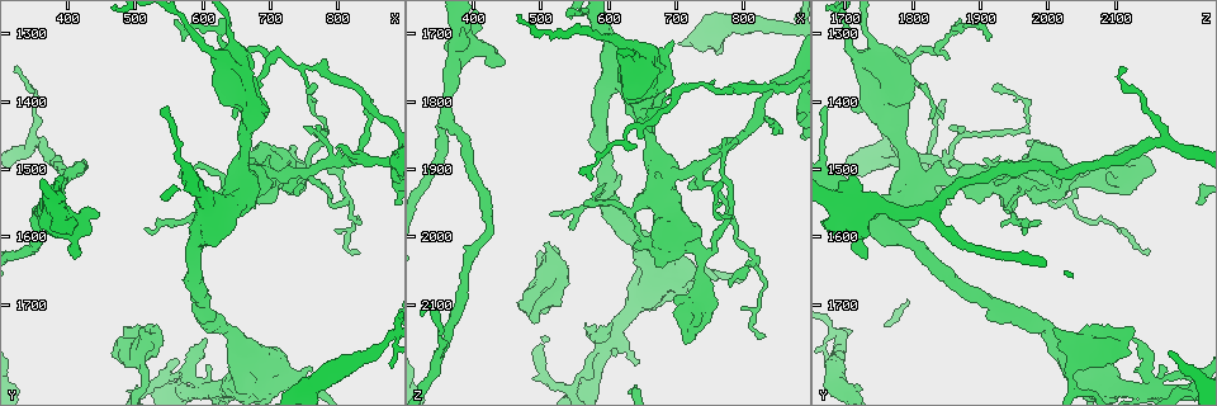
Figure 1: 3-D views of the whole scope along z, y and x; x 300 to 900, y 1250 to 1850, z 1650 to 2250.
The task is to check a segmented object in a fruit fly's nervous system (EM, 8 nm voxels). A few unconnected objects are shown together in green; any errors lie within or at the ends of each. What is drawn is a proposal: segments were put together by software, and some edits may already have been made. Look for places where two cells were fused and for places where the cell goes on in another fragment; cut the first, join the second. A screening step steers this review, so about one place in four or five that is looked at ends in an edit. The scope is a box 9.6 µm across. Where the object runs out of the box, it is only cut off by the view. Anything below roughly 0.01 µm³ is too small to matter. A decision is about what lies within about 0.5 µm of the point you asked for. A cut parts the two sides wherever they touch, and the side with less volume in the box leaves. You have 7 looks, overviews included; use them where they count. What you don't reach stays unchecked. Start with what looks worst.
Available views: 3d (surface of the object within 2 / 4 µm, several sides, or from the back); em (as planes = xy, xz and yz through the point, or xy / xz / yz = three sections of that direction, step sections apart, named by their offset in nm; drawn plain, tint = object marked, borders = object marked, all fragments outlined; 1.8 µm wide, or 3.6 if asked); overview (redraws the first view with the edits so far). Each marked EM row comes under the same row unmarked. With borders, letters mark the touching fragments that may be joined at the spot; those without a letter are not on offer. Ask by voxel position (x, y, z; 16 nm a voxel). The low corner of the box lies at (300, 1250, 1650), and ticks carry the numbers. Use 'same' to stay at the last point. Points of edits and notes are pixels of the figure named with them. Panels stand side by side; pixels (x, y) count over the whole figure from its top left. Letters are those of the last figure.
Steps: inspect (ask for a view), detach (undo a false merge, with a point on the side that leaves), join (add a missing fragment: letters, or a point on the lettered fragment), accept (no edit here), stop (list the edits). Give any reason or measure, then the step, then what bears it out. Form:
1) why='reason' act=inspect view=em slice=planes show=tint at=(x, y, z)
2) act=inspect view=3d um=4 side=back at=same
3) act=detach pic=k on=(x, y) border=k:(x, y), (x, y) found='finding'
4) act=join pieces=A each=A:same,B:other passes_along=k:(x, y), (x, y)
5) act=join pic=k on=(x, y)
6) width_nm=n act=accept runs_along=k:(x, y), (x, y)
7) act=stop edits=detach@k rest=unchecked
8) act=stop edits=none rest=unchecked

why='sharp bend' act=inspect view=3d um=2 at=(590, 1820, 2155)

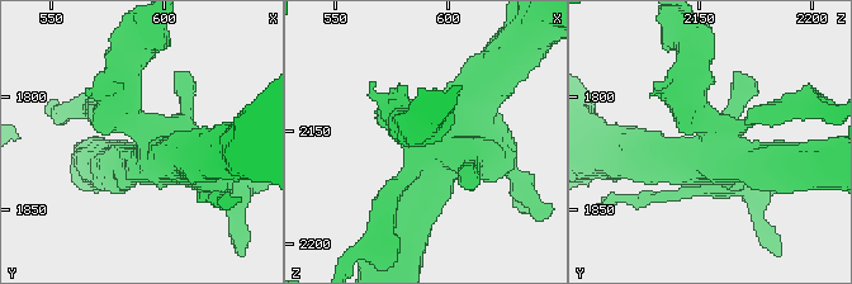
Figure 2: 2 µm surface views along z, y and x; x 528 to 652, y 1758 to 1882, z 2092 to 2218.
act=inspect view=em slice=xy step=16 show=tint at=(596, 1818, 2158)

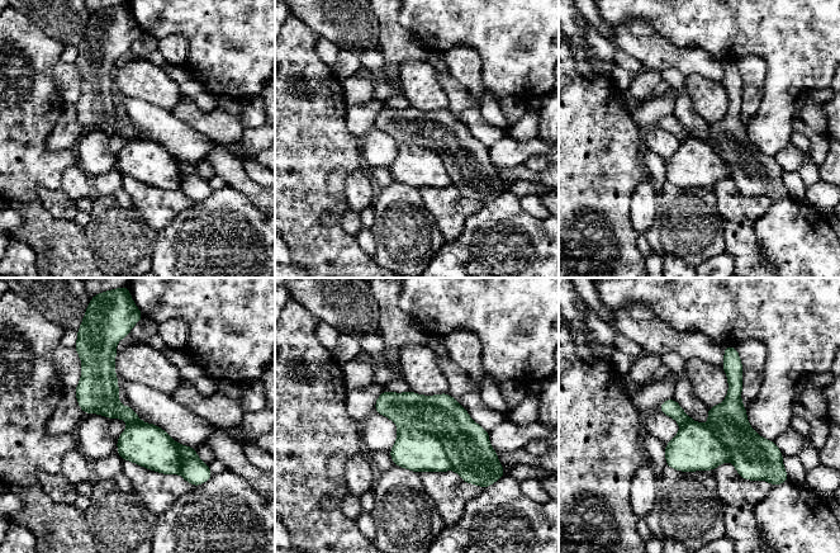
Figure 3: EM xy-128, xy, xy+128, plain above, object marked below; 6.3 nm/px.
why='cut it another way' act=inspect view=em slice=planes show=borders at=same

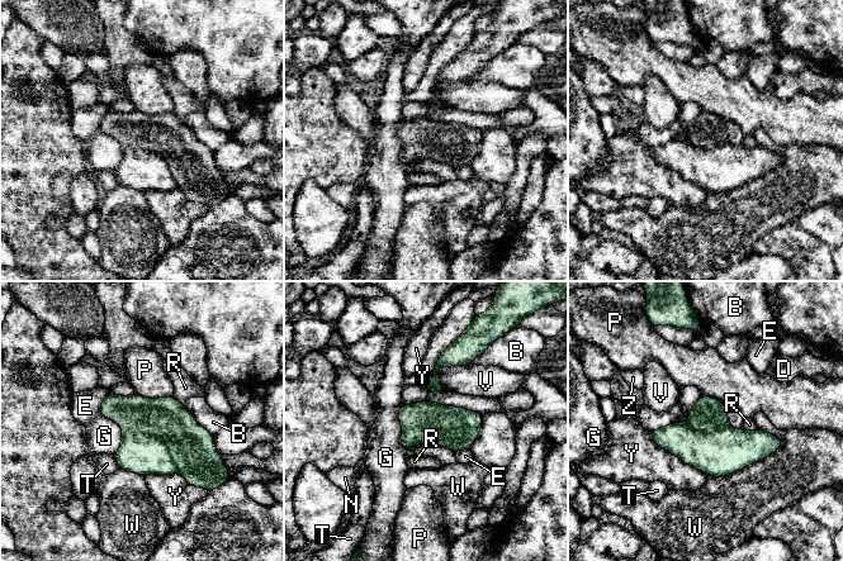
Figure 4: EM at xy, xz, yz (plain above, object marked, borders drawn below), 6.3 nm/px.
width_nm=260 act=detach pic=4 on=(192, 446) each=B:other,D:other,E:other,G:other,N:other,P:other,R:other,T:other,V:other,W:other,Y:other,Z:other part_leaving=4:(105, 403), (162, 418), (207, 462) found='two cells meet here'

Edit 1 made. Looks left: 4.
why='see it whole again' act=inspect view=overview

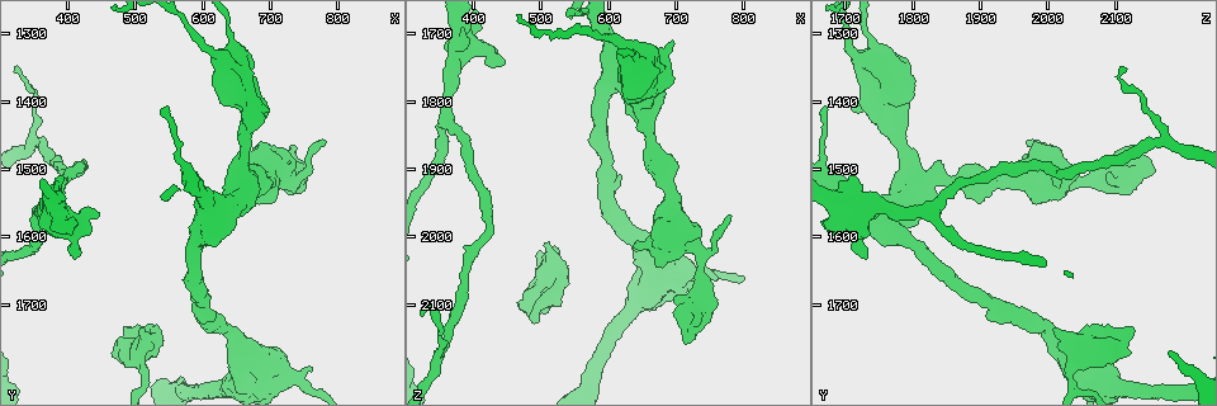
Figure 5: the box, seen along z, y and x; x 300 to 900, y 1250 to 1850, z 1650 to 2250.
why='sudden change in width' act=inspect view=3d um=4 at=(515, 1775, 2075)

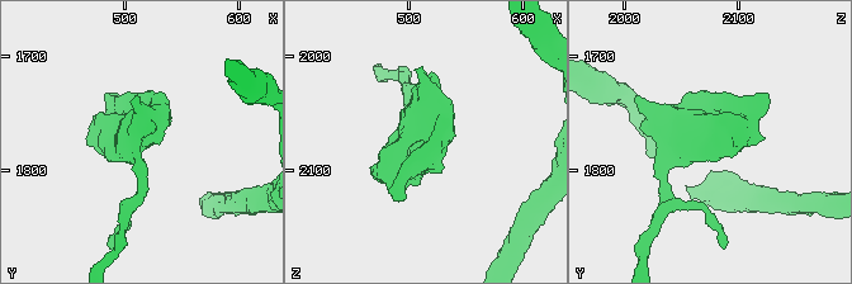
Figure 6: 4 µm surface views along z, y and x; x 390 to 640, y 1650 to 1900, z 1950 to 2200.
why='shape alone is not enough' act=inspect view=em um=3.6 slice=yz step=16 show=borders at=(514, 1774, 2074)

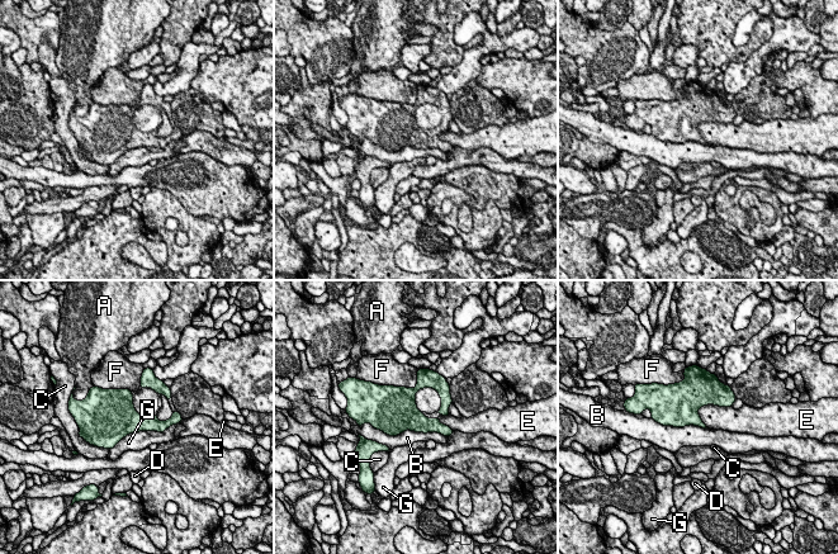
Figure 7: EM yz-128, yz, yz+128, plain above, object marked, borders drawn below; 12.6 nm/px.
longest_contact=B:950nm act=accept each=A:other,B:other,C:other,D:other,E:other,F:other,G:other border=7:(373, 426), (389, 435), (448, 436) found='one cell here'

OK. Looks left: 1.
act=stop edits=detach@4 rest=unchecked

